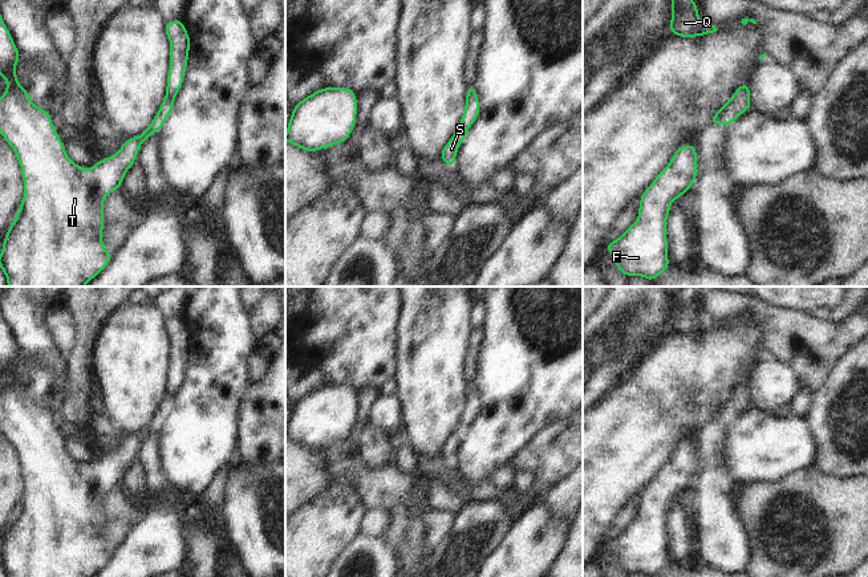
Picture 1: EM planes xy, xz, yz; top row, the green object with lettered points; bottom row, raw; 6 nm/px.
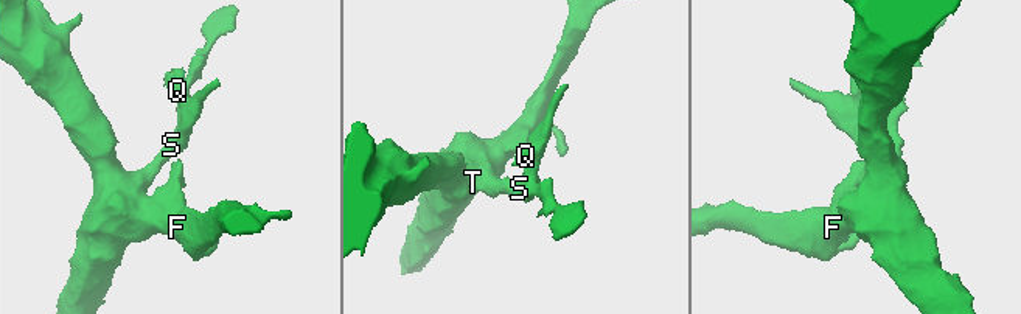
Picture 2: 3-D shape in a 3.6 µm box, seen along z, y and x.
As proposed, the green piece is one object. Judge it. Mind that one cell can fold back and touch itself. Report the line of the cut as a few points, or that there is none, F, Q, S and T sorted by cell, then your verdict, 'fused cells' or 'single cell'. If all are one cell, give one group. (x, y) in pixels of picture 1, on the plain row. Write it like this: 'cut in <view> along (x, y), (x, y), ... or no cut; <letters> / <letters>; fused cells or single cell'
no cut; F Q S T; single cell

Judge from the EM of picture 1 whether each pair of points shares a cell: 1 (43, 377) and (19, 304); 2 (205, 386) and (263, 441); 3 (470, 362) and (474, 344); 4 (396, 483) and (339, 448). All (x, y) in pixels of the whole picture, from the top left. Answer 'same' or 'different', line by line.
1: different
2: different
3: same
4: same

